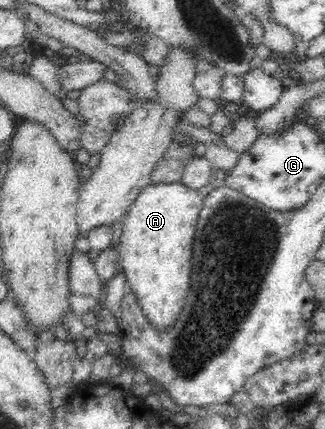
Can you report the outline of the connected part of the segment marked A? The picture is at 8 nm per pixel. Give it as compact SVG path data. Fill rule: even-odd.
M154 182L145 186L145 188L137 195L137 200L131 204L128 212L123 216L120 221L122 224L122 233L120 236L119 254L120 258L118 261L119 269L126 275L126 280L128 284L128 289L130 289L134 295L137 297L137 302L141 307L142 313L148 318L148 321L157 330L167 330L171 328L177 320L179 320L179 312L181 308L185 306L185 300L187 300L187 294L189 294L189 282L191 282L191 260L193 260L193 240L195 238L195 233L197 230L197 223L203 209L204 196L201 195L197 190L193 190L188 186L181 183L167 183L167 182Z

